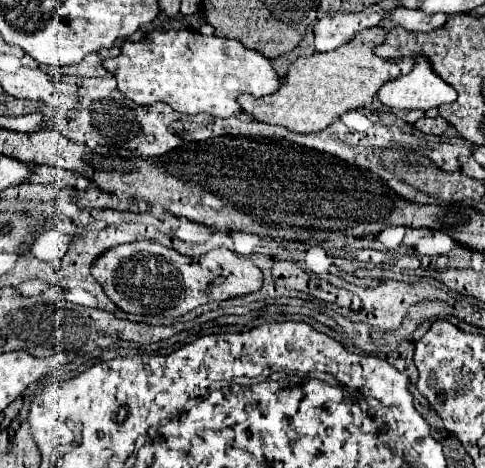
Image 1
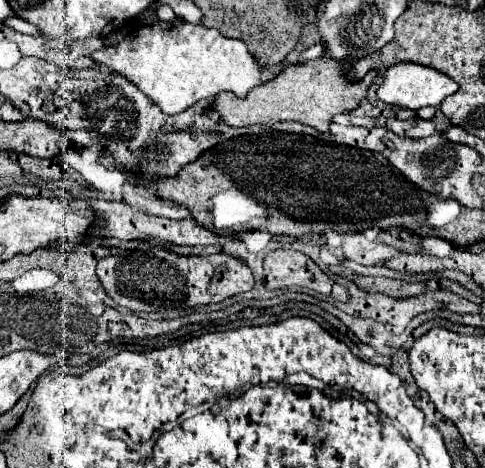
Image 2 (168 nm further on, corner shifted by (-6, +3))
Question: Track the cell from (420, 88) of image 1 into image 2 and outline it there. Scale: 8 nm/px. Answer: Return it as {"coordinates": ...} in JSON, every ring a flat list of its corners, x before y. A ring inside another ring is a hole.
{"coordinates":[[402,61,402,63,396,63,396,65,386,69,382,85,378,87,376,93,378,93,378,99,388,103,388,105,398,105,398,107,404,107,404,109,416,109,418,111,426,105,438,107,448,95,454,95,456,91,458,91,458,85,448,75,444,75,440,71,434,71,432,67]]}

